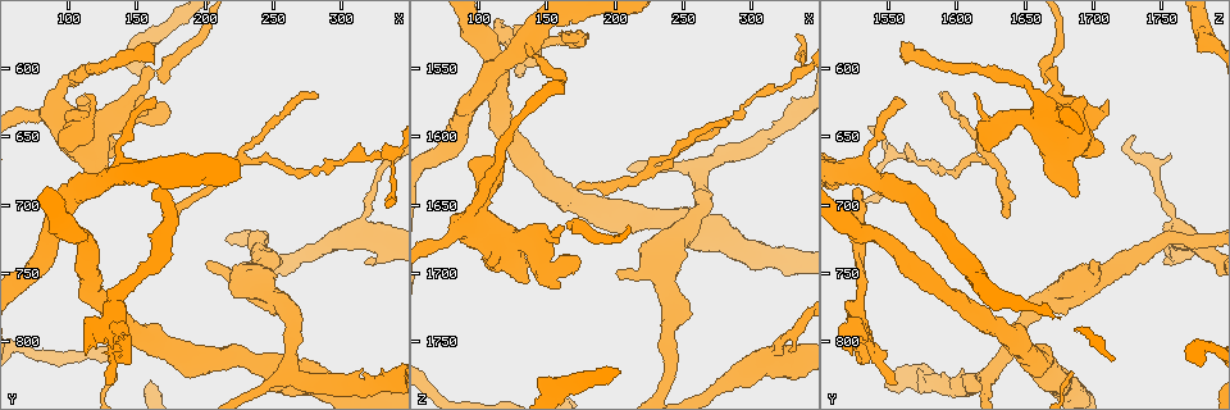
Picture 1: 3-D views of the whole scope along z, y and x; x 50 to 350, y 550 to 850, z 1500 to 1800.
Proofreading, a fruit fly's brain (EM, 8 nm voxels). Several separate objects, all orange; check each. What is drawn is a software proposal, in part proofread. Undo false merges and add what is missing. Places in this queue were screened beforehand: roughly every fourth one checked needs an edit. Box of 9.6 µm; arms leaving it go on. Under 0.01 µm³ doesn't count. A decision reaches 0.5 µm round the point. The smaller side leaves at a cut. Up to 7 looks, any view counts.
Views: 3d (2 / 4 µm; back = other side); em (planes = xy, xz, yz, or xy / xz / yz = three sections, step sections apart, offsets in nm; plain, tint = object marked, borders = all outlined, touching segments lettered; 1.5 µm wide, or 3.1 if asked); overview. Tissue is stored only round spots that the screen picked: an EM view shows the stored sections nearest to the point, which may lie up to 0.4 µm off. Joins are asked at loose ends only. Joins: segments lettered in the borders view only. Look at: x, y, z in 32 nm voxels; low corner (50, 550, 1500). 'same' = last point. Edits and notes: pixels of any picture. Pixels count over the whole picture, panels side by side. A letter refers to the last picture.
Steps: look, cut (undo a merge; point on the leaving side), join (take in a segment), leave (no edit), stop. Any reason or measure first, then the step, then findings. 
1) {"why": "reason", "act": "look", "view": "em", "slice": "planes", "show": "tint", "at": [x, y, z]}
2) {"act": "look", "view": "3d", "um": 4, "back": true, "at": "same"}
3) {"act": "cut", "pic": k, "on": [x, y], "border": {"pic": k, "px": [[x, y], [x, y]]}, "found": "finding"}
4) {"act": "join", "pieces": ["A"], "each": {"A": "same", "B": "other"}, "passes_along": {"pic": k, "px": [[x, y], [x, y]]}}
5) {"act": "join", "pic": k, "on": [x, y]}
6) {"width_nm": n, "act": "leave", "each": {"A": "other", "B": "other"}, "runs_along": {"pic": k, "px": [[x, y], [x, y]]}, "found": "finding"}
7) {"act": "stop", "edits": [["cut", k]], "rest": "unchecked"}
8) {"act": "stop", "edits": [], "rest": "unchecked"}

{"act": "look", "view": "em", "slice": "yz", "step": 8, "show": "borders", "at": [164, 586, 1570]}

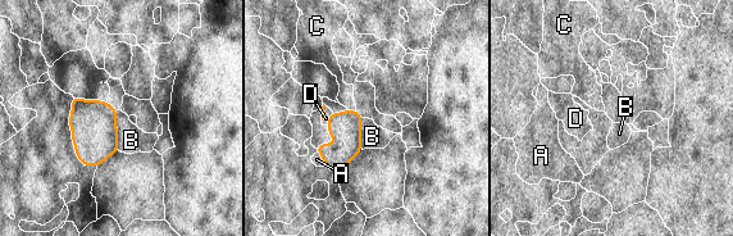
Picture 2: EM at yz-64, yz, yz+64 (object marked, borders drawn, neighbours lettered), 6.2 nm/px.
{"act": "join", "pieces": ["D"], "each": {"A": "other", "B": "other", "C": "other", "D": "same"}, "passes_along": {"pic": 2, "px": [[346, 126], [329, 118], [326, 118]]}, "found": "it goes on there"}

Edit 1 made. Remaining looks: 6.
{"why": "see it whole again", "act": "look", "view": "overview"}

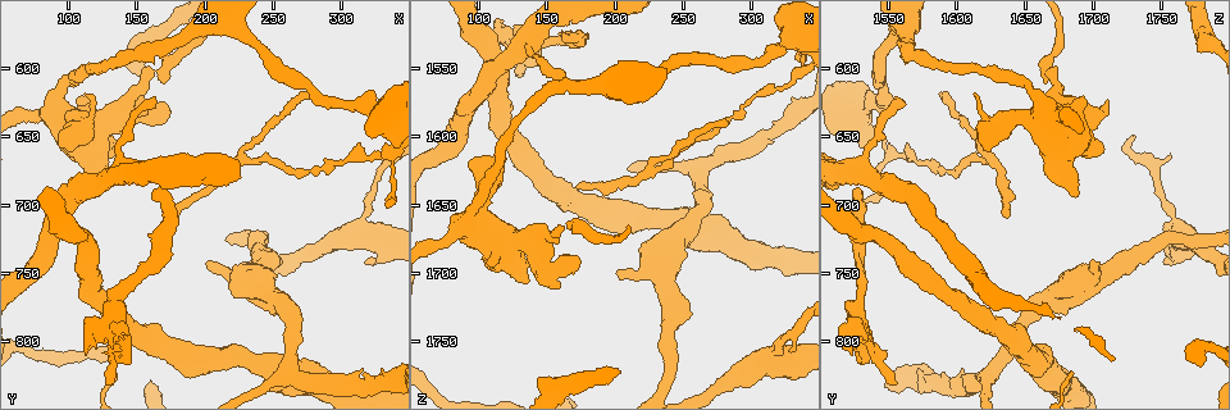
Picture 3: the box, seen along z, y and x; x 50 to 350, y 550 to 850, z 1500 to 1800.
{"act": "look", "view": "em", "slice": "planes", "show": "tint", "at": [204, 742, 1704]}

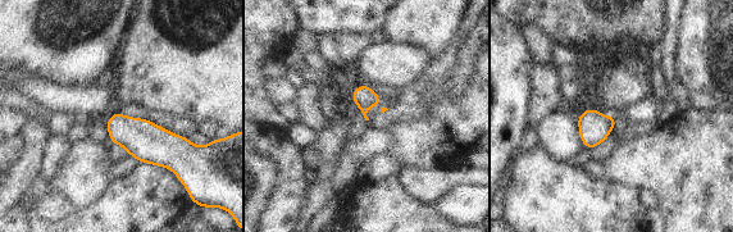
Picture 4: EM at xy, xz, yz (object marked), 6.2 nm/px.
{"why": "see the neighbours", "act": "look", "view": "em", "slice": "planes", "show": "borders", "at": "same"}

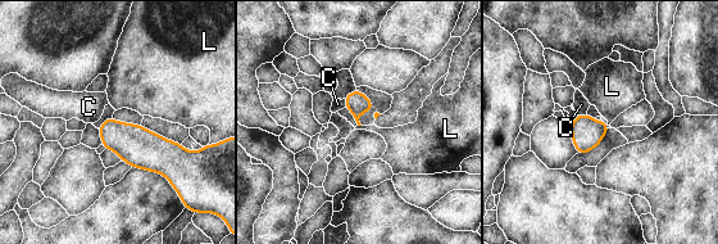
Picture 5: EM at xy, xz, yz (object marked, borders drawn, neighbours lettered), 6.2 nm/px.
{"longest_contact_nm": ["C", 70], "act": "join", "pieces": ["C"], "each": {"C": "same", "L": "other"}, "found": "it goes on there"}

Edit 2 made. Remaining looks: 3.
{"act": "stop", "edits": [["join", 2], ["join", 5]], "rest": "unchecked"}

